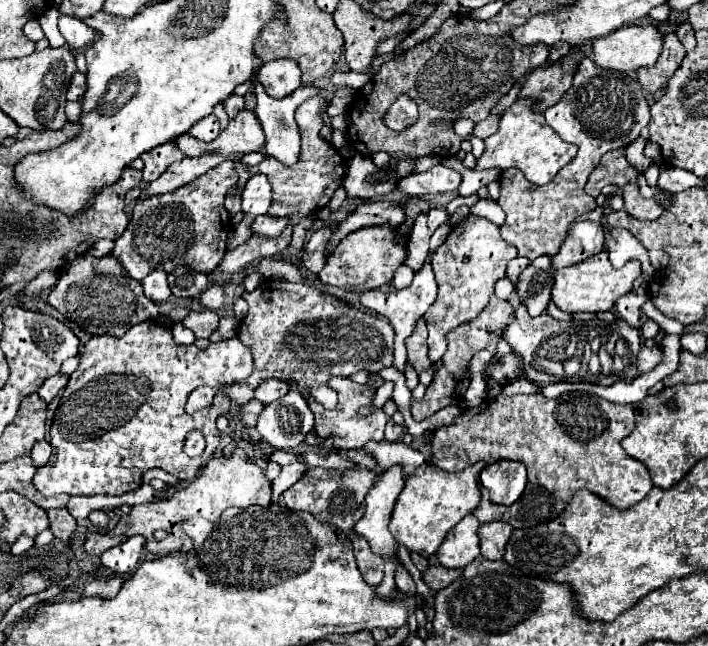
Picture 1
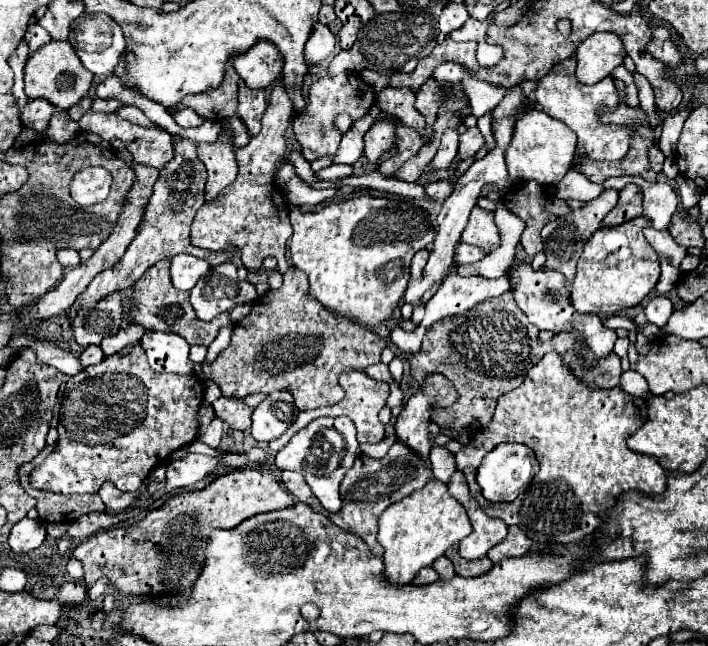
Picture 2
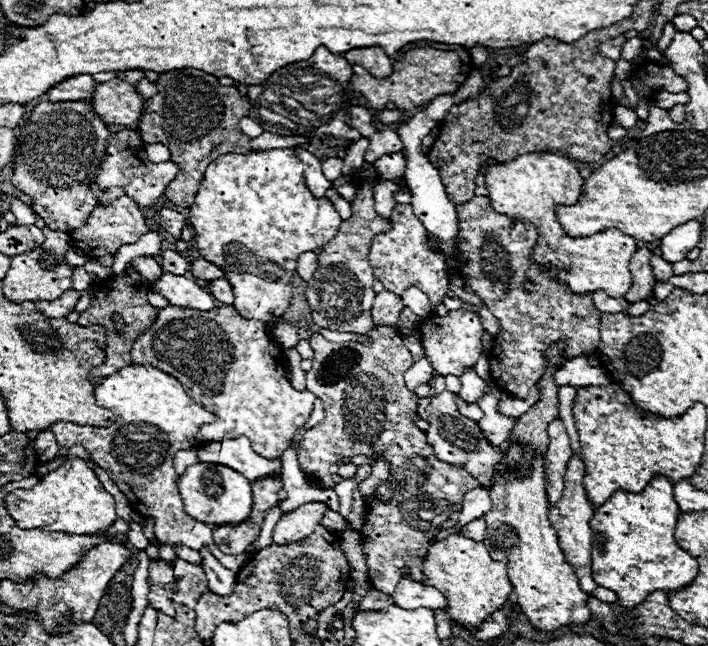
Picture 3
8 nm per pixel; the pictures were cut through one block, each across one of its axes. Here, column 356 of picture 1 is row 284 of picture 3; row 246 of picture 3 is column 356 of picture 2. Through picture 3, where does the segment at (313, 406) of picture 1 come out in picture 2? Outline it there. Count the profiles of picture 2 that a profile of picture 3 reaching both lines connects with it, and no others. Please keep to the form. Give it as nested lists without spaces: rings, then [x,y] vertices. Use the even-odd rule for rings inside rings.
[[[346,370],[346,372],[342,372],[340,378],[338,378],[338,384],[340,384],[342,390],[346,392],[344,398],[342,398],[338,404],[328,406],[328,408],[316,408],[316,410],[300,412],[298,418],[290,424],[290,428],[288,428],[278,440],[268,442],[268,450],[270,450],[272,454],[280,452],[280,450],[290,442],[290,438],[292,438],[296,432],[300,432],[304,426],[308,426],[314,418],[320,418],[320,416],[348,416],[348,418],[352,418],[352,422],[356,424],[358,442],[368,442],[368,444],[380,442],[380,440],[384,438],[384,424],[378,420],[378,412],[380,412],[380,408],[386,404],[388,390],[390,390],[388,384],[378,382],[378,380],[372,380],[372,378],[368,378],[364,372],[358,372],[358,370]]]

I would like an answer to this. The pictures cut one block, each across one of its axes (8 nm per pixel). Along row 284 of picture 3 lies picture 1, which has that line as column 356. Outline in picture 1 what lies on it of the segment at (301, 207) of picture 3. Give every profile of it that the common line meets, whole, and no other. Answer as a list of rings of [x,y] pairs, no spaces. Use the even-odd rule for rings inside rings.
[[[370,226],[370,228],[352,232],[338,244],[336,252],[326,260],[326,266],[322,268],[318,278],[324,284],[338,286],[344,290],[352,288],[356,292],[374,290],[384,284],[390,284],[396,268],[406,258],[406,244],[396,244],[394,232],[396,228],[390,228],[390,226]]]

